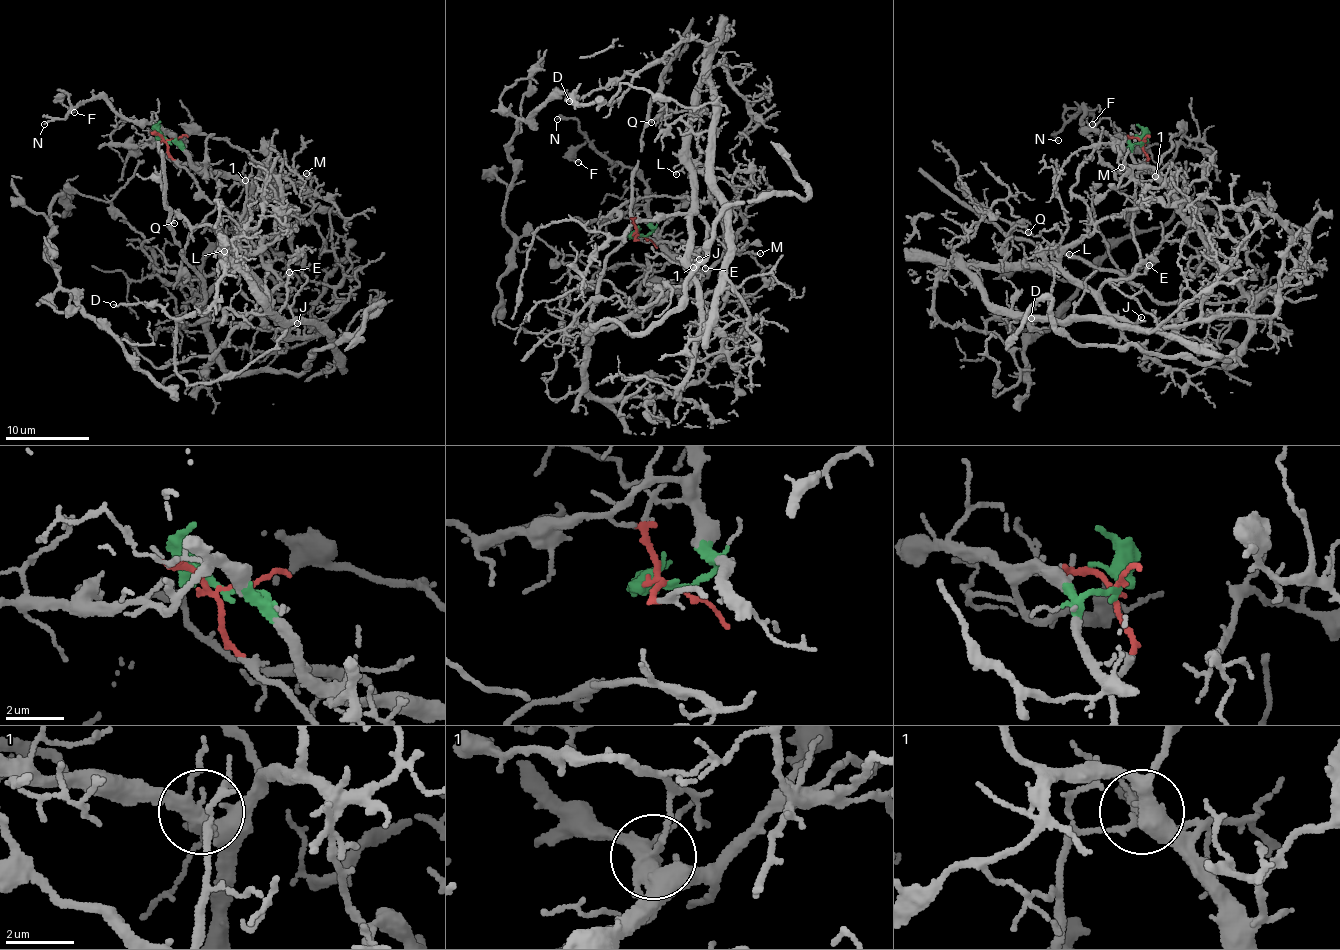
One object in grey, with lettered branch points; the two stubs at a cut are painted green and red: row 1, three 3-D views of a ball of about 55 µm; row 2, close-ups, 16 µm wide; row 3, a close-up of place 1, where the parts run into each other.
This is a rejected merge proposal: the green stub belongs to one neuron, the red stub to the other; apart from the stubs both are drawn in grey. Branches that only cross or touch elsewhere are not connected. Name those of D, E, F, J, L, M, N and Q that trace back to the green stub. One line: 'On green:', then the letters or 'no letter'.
On green: F, M, N

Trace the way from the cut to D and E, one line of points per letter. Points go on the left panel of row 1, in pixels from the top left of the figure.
D: (168, 140), (285, 284), (267, 292), (221, 255), (203, 312), (114, 305)
E: (168, 140), (169, 154), (211, 202), (219, 202), (240, 218), (240, 227), (276, 277), (281, 280), (289, 271)

